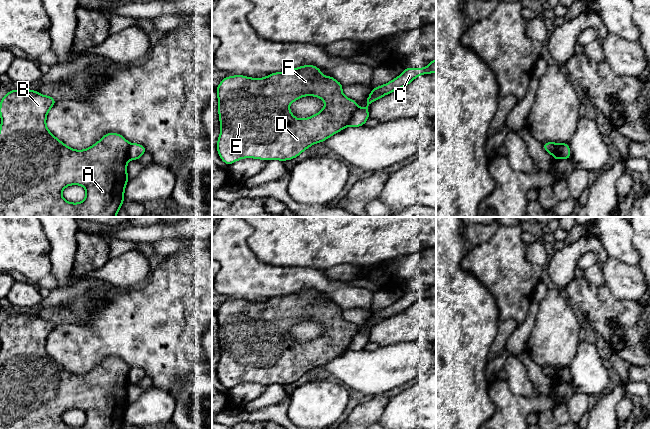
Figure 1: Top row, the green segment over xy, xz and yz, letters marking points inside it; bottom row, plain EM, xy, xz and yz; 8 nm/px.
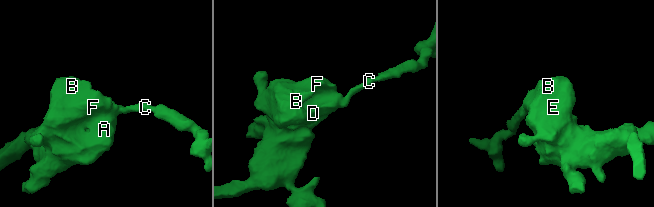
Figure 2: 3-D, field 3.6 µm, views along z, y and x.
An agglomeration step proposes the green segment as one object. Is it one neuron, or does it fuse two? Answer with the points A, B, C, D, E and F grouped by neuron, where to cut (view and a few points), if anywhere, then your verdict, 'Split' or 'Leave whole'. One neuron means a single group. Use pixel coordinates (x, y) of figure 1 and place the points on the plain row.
Groups: A B D E F / C. Split along yz (562, 367), (554, 376), (555, 383). Split

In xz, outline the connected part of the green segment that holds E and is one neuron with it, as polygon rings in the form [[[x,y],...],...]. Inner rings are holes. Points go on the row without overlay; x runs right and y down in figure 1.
[[[313,289],[272,297],[264,302],[250,302],[244,299],[223,302],[216,312],[221,355],[217,364],[217,376],[220,382],[229,389],[243,382],[285,385],[298,381],[313,368],[323,366],[349,350],[358,328],[342,317],[342,311],[340,306],[332,300],[323,300],[320,292]],[[303,320],[320,322],[324,325],[325,331],[309,342],[297,343],[289,330]]]

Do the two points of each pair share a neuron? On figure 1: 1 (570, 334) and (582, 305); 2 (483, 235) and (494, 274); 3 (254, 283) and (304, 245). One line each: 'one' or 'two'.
1: two
2: two
3: two

